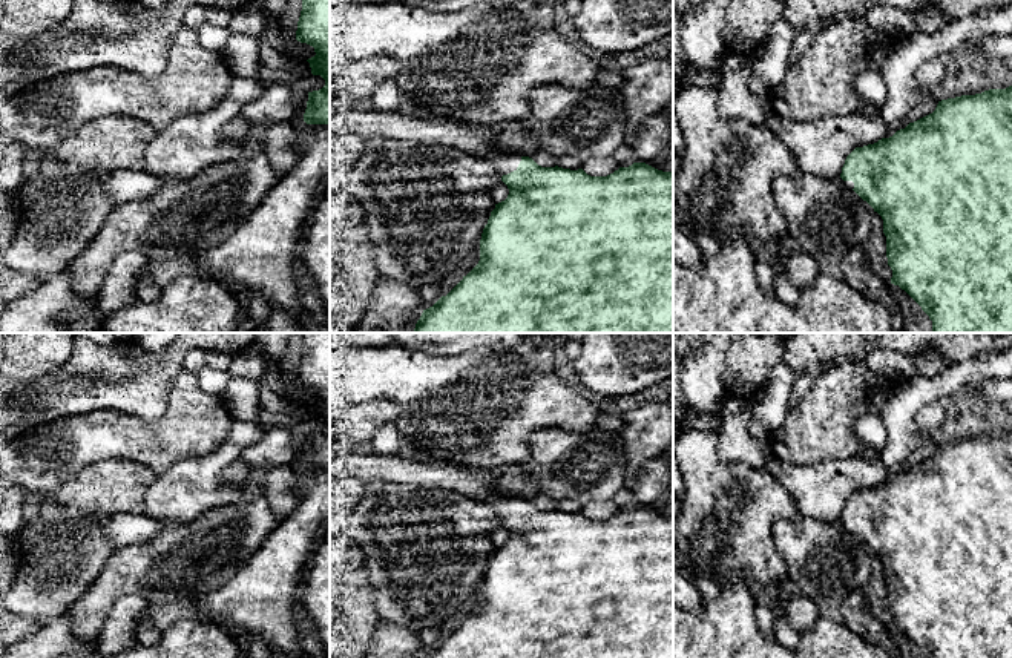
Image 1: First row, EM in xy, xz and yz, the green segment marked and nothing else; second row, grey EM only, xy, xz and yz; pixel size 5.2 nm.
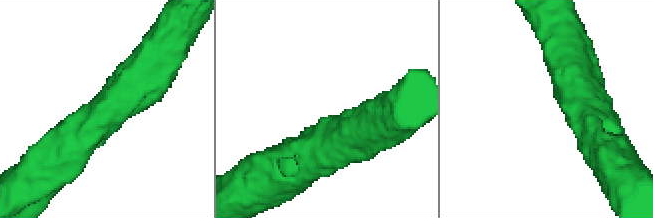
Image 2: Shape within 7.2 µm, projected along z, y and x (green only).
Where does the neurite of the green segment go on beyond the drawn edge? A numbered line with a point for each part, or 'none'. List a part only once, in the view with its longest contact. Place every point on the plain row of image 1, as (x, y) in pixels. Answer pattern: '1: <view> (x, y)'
1: xz (473, 483)

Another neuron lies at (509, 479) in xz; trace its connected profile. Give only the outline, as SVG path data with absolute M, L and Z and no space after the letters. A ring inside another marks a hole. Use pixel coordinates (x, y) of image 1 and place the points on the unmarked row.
M504 463L488 472L492 488L508 497L532 502L540 488L521 463Z

